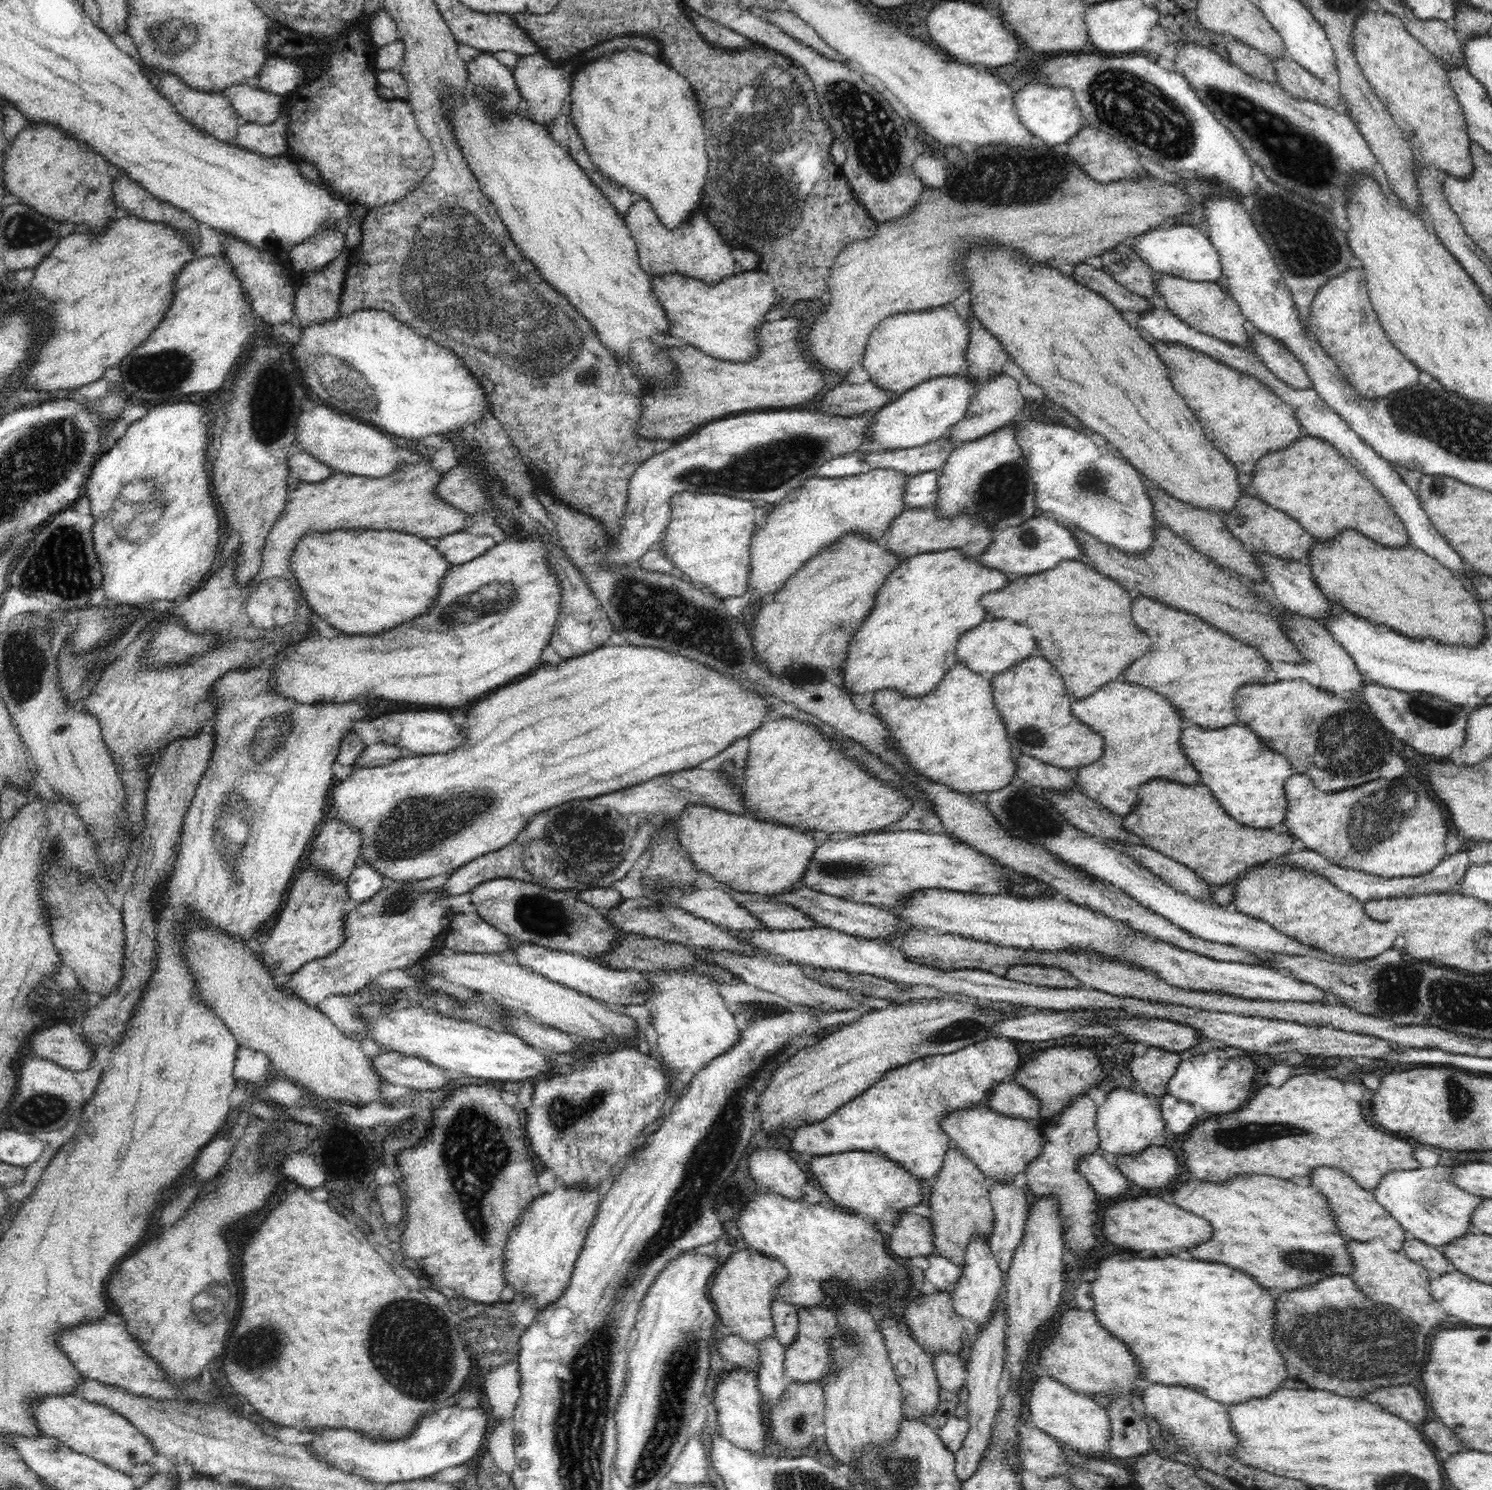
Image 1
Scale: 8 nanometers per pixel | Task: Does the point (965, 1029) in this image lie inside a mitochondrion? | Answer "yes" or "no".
yes

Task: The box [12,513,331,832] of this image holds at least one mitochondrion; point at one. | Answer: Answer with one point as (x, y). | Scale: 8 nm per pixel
(66, 570)

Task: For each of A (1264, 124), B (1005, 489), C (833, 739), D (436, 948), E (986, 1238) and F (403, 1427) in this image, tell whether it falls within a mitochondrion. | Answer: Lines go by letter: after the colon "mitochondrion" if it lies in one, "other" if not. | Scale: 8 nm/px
A: mitochondrion
B: mitochondrion
C: other
D: other
E: other
F: other

